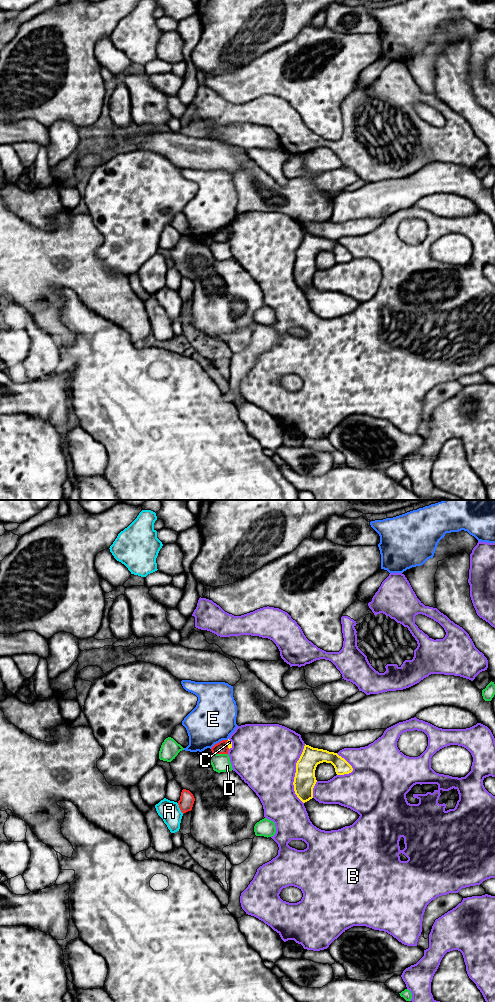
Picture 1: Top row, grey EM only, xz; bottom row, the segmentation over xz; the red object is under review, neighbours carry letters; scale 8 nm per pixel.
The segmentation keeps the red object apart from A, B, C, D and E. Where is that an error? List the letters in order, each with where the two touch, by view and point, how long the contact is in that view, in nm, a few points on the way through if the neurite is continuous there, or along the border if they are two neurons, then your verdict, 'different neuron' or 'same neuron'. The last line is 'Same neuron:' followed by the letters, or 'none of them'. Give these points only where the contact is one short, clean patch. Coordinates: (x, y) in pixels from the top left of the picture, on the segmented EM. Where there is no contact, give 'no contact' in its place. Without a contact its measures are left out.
A: meets red in xz at (179, 807); contact 100 nm long; different neuron
B: meets red in xz at (228, 750); contact 40 nm long; different neuron
C: meets red in xz at (227, 744); contact 70 nm long; border along xz (227, 740), (229, 748); different neuron
D: meets red in xz at (220, 753); contact 120 nm long; different neuron
E: meets red in xz at (219, 742); contact 160 nm long; different neuron
Same neuron: none of them

